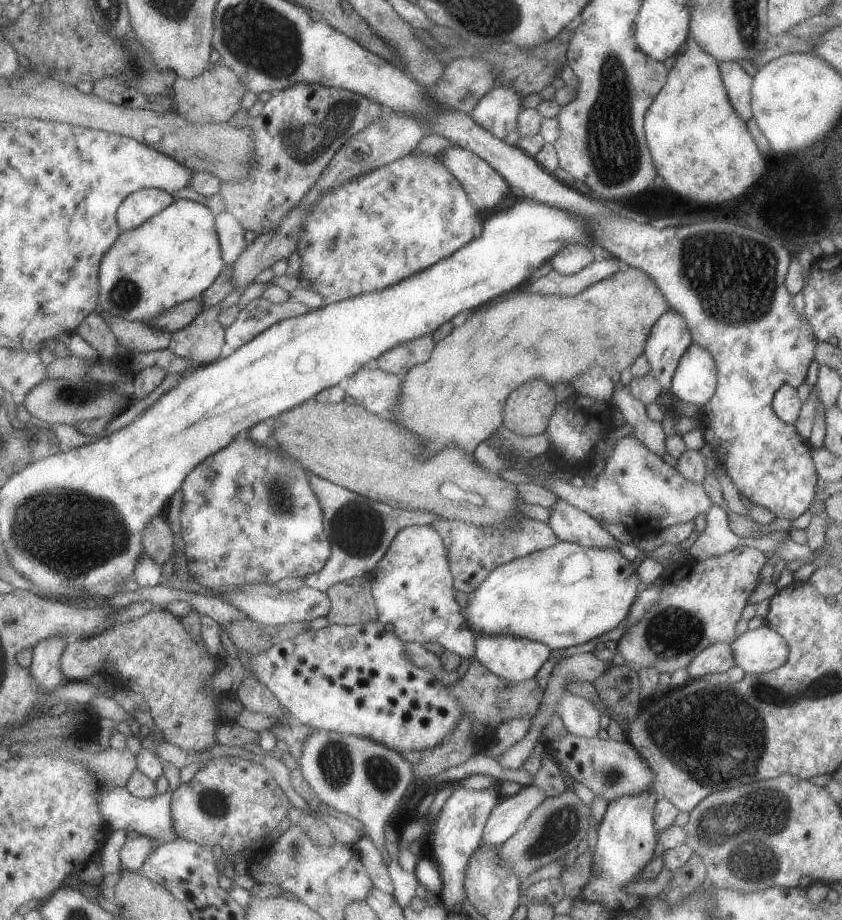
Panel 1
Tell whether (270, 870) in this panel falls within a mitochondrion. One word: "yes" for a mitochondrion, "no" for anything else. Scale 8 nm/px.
no

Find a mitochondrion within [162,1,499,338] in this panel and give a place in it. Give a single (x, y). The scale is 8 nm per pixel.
(307, 138)

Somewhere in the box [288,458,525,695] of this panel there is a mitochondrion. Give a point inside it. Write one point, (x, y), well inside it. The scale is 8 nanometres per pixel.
(359, 530)

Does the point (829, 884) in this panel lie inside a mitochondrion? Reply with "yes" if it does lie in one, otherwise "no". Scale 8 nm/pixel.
no

